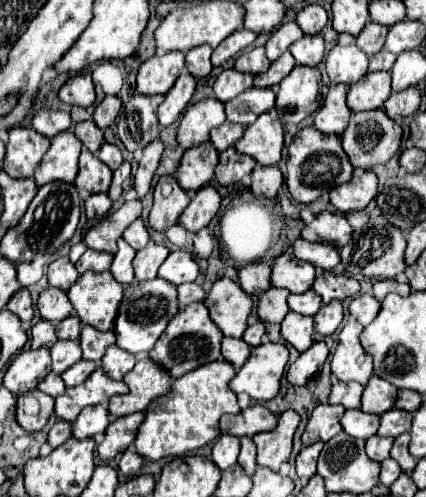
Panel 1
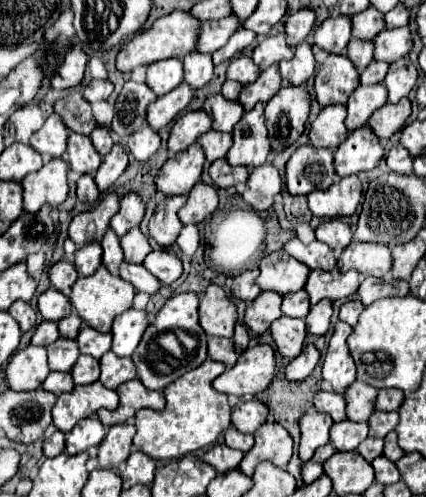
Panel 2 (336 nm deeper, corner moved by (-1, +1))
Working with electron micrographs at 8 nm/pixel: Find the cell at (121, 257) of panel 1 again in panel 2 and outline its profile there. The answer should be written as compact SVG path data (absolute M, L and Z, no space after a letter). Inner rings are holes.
M108 229L106 235L102 237L100 245L102 245L102 263L106 265L106 269L108 269L110 273L118 275L118 267L120 267L120 263L124 261L118 235L116 235L112 229Z

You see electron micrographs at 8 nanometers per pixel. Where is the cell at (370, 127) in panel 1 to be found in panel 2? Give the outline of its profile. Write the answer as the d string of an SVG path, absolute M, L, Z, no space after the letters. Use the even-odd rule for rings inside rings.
M360 127L348 135L348 139L334 153L334 171L338 177L348 177L360 171L370 171L384 157L380 139L370 127Z

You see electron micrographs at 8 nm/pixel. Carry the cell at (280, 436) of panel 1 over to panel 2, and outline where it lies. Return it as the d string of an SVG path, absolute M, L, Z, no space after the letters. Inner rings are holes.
M266 421L254 433L254 449L244 455L240 463L240 471L248 477L254 473L254 467L260 461L272 461L276 467L286 467L292 457L292 437L290 433L276 421Z

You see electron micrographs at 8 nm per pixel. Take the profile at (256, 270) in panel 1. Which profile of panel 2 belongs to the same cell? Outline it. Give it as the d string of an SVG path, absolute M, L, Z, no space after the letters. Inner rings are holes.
M258 269L244 271L244 273L236 275L234 281L232 281L232 287L230 287L232 295L234 295L236 299L242 299L242 301L252 301L252 299L256 299L256 297L260 295L260 287L258 287L258 283L256 283L258 275L260 275Z

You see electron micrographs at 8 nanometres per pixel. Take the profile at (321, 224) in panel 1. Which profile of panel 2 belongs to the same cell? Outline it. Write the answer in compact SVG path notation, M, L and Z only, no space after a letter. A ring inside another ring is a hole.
M342 219L324 221L316 229L316 239L326 243L334 251L340 251L340 249L346 249L346 245L350 245L352 231L350 231L350 225Z

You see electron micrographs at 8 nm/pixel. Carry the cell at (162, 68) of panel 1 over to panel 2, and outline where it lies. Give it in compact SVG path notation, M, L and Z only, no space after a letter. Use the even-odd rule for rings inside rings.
M164 59L146 67L146 85L158 97L176 89L182 81L184 81L184 73L180 59Z

